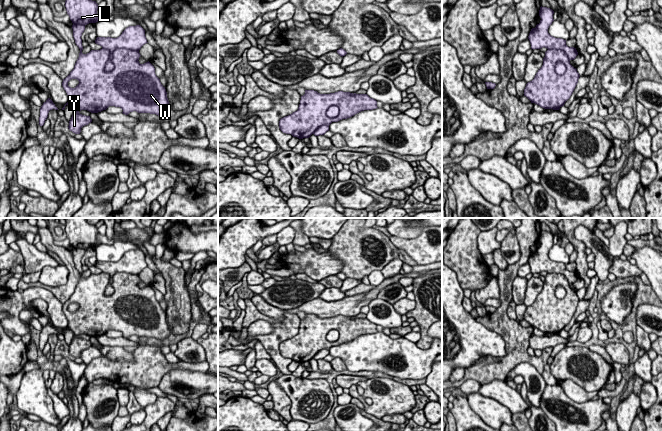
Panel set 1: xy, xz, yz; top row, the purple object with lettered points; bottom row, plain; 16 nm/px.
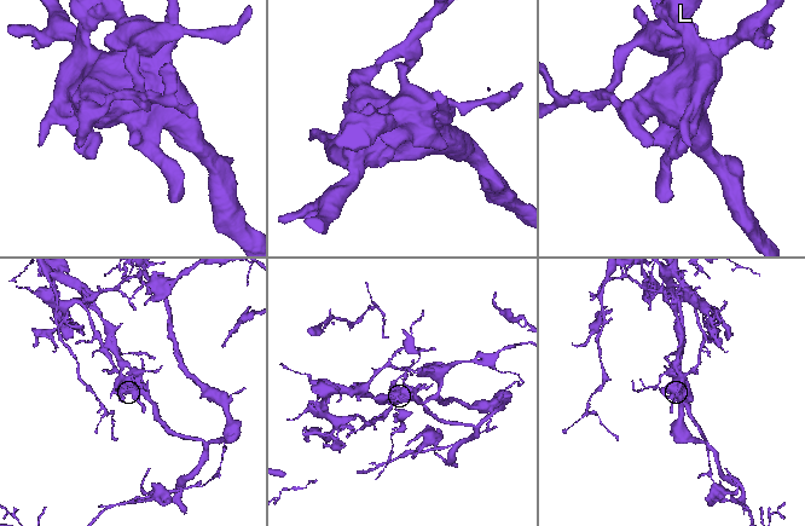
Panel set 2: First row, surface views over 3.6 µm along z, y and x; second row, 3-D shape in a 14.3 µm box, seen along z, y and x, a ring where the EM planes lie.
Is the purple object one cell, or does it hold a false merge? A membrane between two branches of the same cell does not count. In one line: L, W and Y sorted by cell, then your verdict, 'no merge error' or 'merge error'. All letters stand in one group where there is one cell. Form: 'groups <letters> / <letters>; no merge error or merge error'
groups L / W Y; merge error

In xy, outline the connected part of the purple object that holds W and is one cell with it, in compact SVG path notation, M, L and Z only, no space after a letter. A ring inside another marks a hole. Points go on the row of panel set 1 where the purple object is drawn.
M73 24L73 37L76 45L80 49L79 57L75 63L74 69L70 74L63 79L62 86L68 95L68 102L64 105L62 110L65 109L65 106L71 106L74 109L73 115L69 121L69 130L75 134L80 134L81 128L85 125L88 125L92 122L90 116L85 116L80 114L81 110L87 110L91 113L98 113L103 110L106 110L109 106L120 107L123 110L123 114L128 115L130 112L136 111L138 113L150 113L156 114L158 116L163 116L169 113L169 101L167 98L167 92L165 87L161 84L160 79L155 74L154 66L148 61L144 64L139 63L139 57L141 56L139 51L129 50L125 48L119 48L114 50L112 53L107 49L100 50L91 50L87 54L83 54L82 46L82 33L85 30L85 25L82 24ZM111 60L114 64L114 68L110 72L105 71L106 63ZM71 79L77 79L79 84L75 88L68 86L68 82Z

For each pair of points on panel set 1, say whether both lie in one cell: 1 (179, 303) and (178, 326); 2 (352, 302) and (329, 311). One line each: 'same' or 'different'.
1: same
2: same

